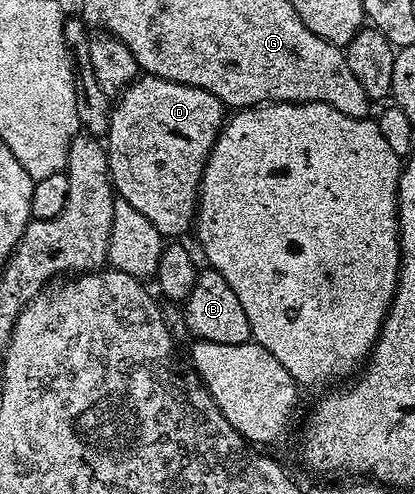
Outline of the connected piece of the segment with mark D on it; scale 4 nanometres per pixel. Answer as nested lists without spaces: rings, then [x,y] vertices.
[[[150,75],[136,77],[112,104],[105,138],[111,184],[122,201],[153,223],[163,239],[179,239],[182,233],[192,232],[203,168],[224,124],[225,106],[217,95],[209,95],[209,91],[201,91],[201,87],[173,83]]]

